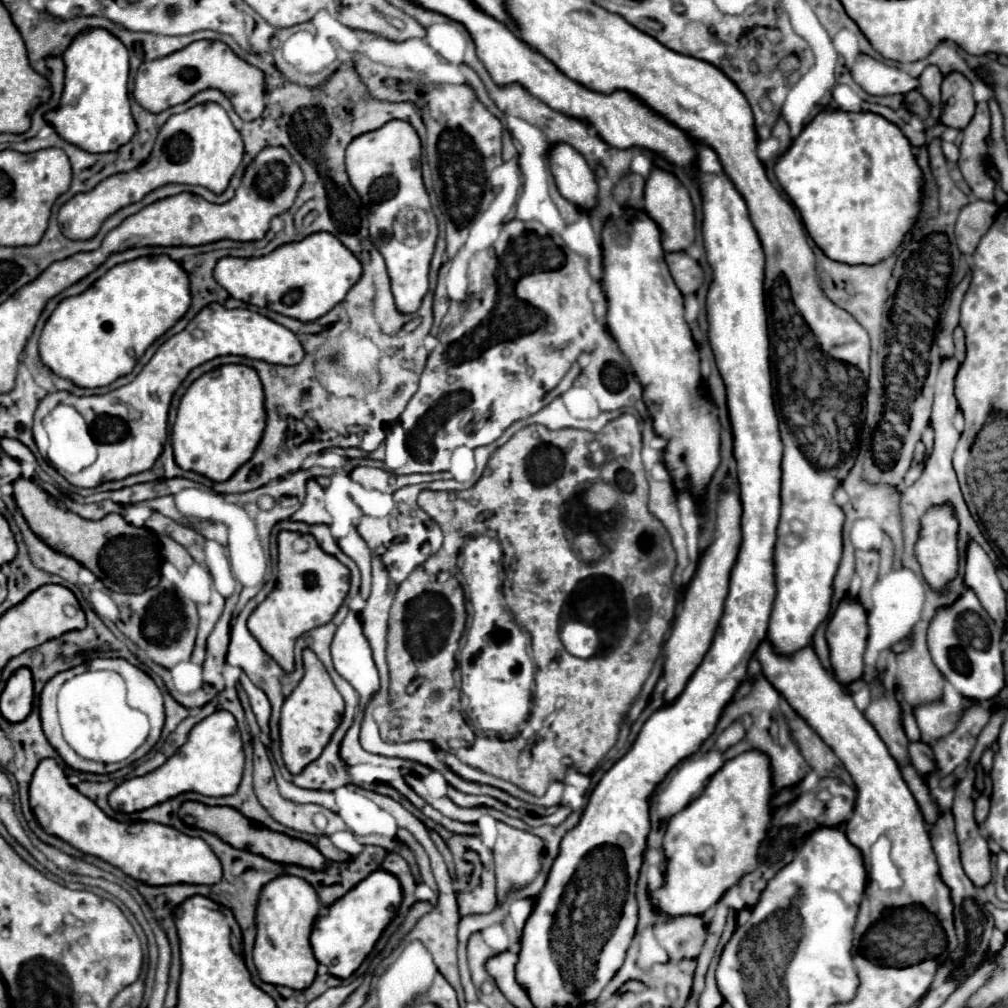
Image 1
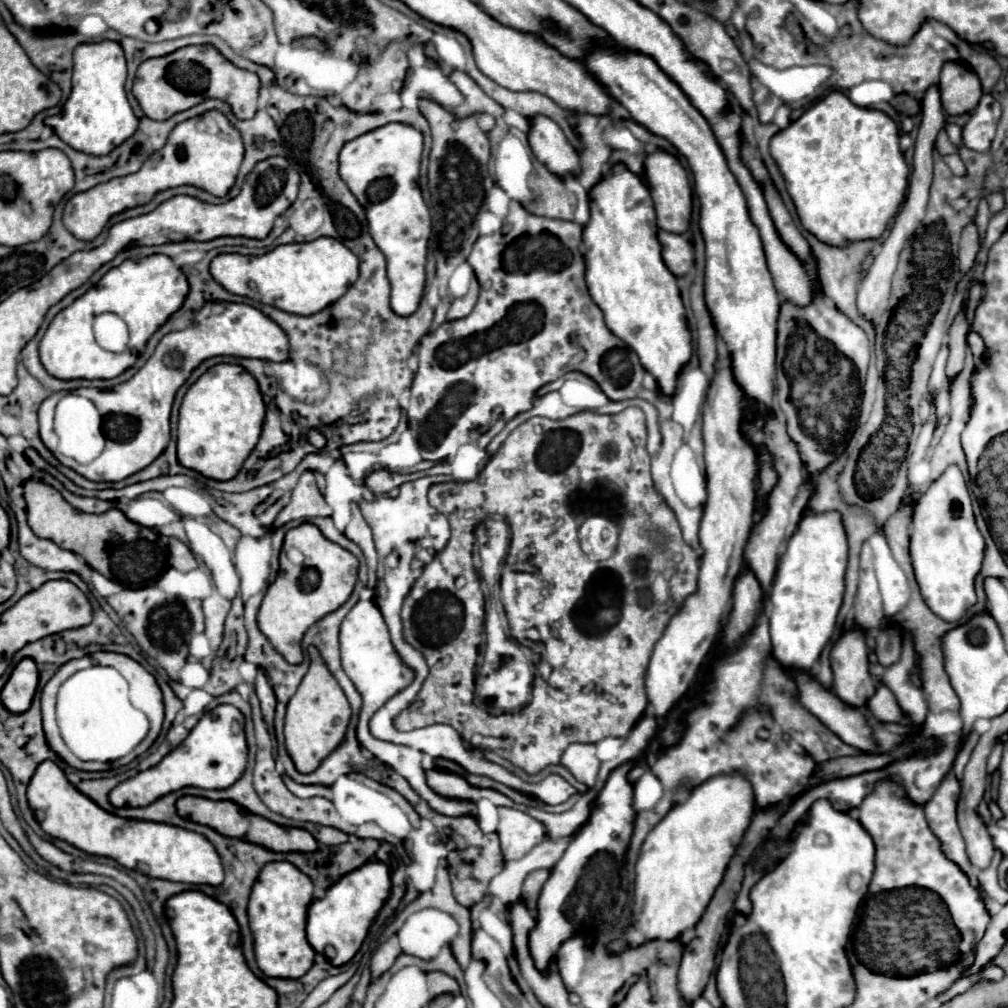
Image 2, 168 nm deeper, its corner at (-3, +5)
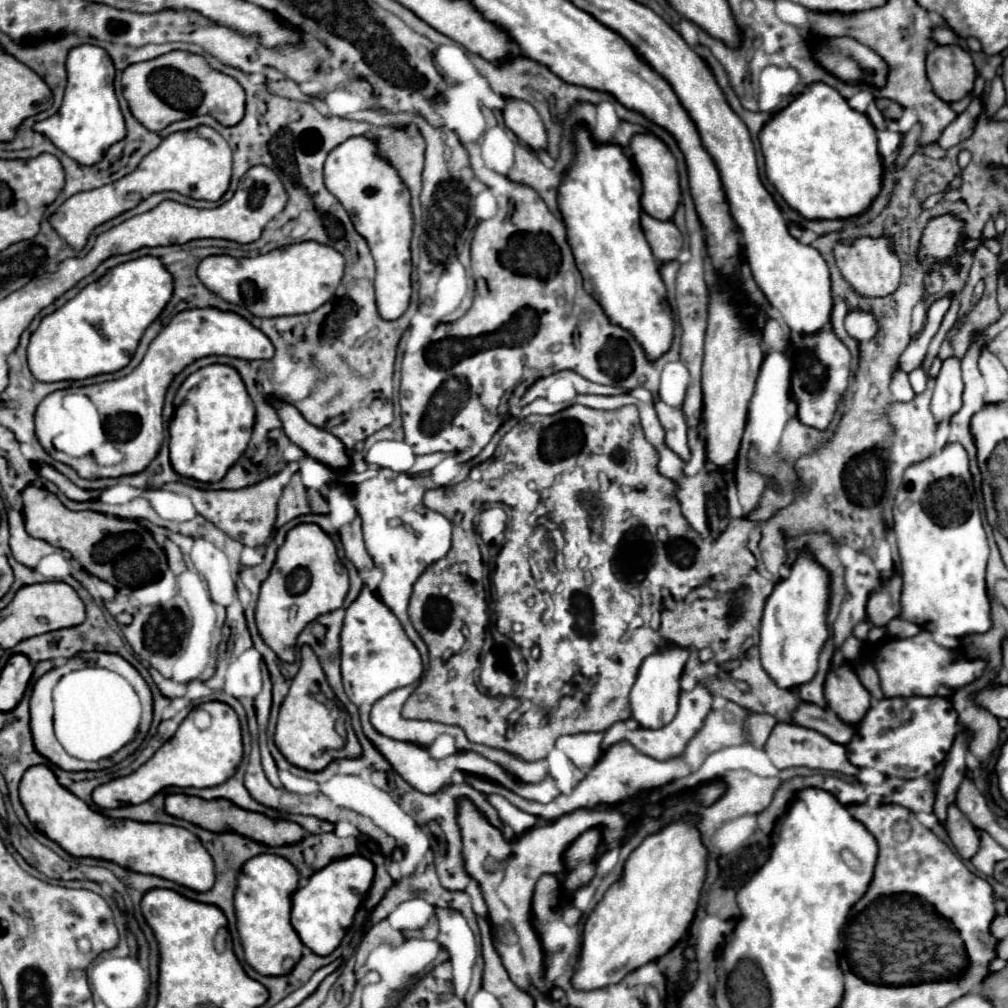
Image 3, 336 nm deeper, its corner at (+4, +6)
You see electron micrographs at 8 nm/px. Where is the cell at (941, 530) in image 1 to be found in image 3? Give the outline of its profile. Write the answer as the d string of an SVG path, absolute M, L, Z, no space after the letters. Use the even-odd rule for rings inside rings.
M947 445L933 457L929 457L929 461L913 465L905 471L903 485L899 487L893 503L893 527L903 563L901 617L917 623L925 631L933 631L932 639L945 648L957 647L958 640L951 637L985 633L991 627L989 597L985 593L985 565L989 557L989 547L979 507L973 503L967 489L969 483L971 473L965 449L961 445Z

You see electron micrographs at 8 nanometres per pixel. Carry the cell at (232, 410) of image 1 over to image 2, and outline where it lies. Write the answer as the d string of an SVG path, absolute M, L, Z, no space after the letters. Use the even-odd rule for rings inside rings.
M236 364L212 366L188 388L182 400L178 420L178 462L206 478L234 478L260 438L264 410L252 374Z

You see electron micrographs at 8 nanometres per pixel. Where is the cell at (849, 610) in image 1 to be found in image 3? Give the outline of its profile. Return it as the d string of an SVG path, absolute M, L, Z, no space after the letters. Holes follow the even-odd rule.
M845 661L831 667L831 671L827 673L825 699L827 707L851 725L857 725L869 711L869 691Z

